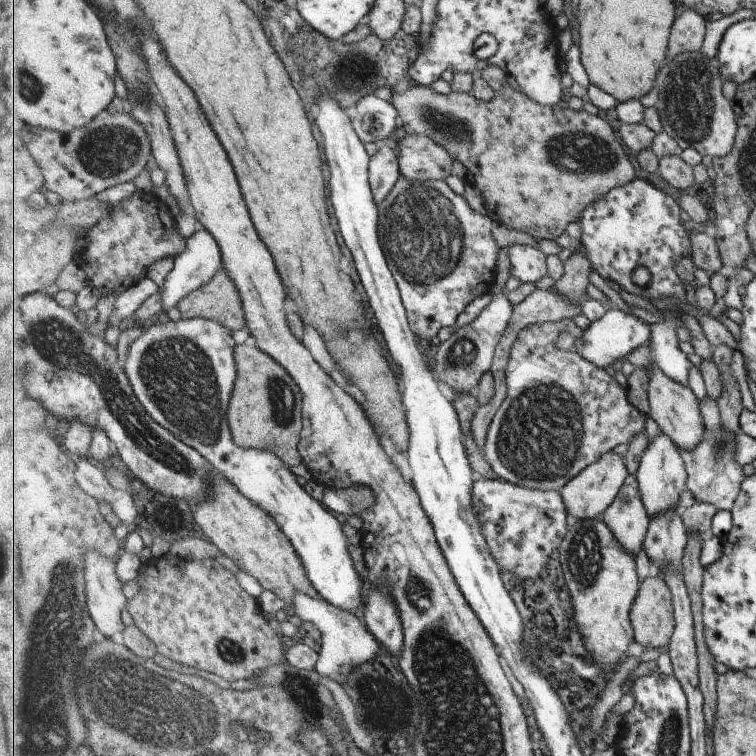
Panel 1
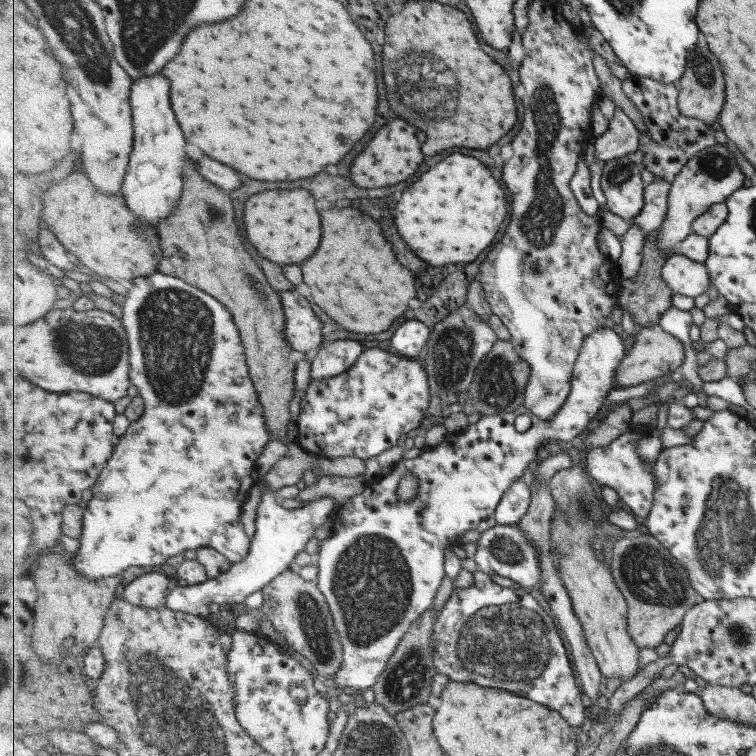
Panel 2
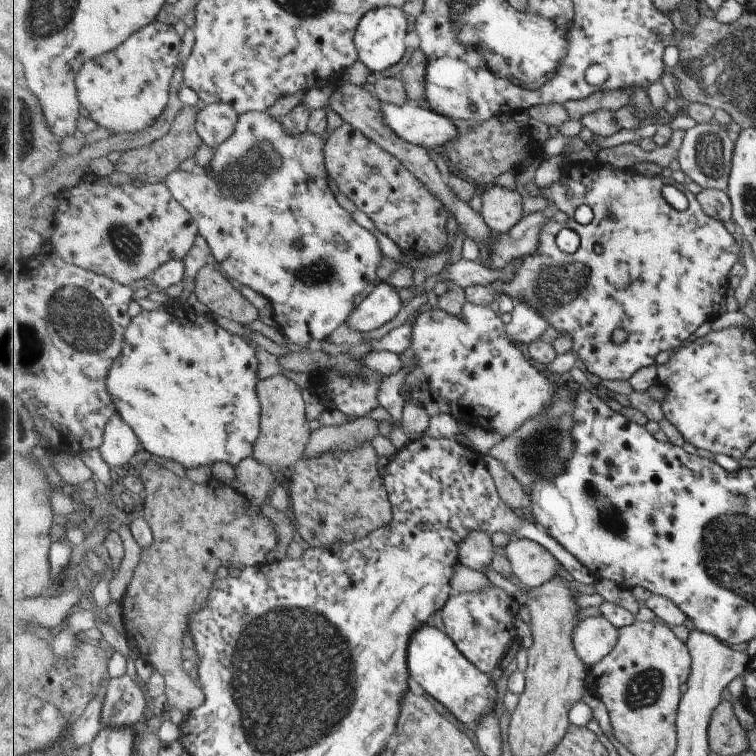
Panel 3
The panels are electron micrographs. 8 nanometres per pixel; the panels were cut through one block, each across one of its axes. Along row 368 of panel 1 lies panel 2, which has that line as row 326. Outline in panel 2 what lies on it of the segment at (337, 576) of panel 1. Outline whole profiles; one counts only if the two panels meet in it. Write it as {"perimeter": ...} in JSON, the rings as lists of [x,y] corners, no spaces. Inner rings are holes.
{"perimeter":[[[159,270],[155,274],[134,279],[128,285],[128,288],[129,291],[122,306],[122,321],[130,340],[130,377],[132,384],[136,385],[140,393],[139,395],[144,401],[144,410],[141,416],[131,423],[127,432],[117,437],[114,455],[111,456],[110,462],[102,470],[98,482],[91,489],[92,498],[84,510],[84,532],[79,537],[80,547],[74,554],[71,554],[71,564],[75,566],[75,570],[83,578],[91,578],[93,580],[121,576],[122,572],[125,572],[131,566],[151,567],[153,570],[149,574],[138,577],[123,587],[120,590],[120,596],[138,607],[162,609],[165,607],[166,600],[170,594],[173,580],[163,574],[159,574],[156,568],[166,563],[169,558],[173,558],[173,556],[177,556],[177,554],[181,554],[185,550],[197,551],[201,547],[216,548],[231,561],[232,565],[241,563],[249,557],[251,538],[247,536],[242,522],[243,506],[250,498],[250,492],[258,482],[258,479],[261,478],[258,469],[258,458],[274,438],[273,434],[270,434],[269,424],[266,423],[266,412],[258,395],[258,389],[254,385],[253,377],[250,375],[250,365],[246,359],[241,332],[231,311],[227,310],[227,306],[223,305],[218,298],[211,296],[210,293],[184,281],[182,277],[171,276],[170,273],[162,273]]]}

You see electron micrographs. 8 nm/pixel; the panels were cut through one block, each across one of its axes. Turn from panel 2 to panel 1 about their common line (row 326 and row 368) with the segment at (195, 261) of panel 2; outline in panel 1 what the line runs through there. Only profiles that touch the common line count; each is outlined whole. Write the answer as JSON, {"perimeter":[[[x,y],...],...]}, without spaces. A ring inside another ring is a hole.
{"perimeter":[[[255,342],[236,345],[238,380],[228,412],[234,441],[242,447],[263,449],[279,455],[287,466],[303,464],[298,444],[302,434],[304,396],[286,367],[270,354],[261,350]]]}

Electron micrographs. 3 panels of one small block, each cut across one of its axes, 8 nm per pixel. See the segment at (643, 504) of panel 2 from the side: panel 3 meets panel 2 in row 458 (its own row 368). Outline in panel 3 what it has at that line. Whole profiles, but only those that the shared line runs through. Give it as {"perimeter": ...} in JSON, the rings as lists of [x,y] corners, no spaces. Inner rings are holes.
{"perimeter":[[[596,160],[570,165],[560,180],[539,189],[539,196],[567,214],[568,221],[565,224],[554,220],[547,222],[540,232],[538,249],[517,259],[519,264],[514,277],[509,282],[497,279],[492,285],[499,294],[505,294],[513,301],[525,301],[543,314],[559,316],[559,320],[549,322],[559,333],[573,337],[573,352],[589,373],[603,380],[629,381],[638,370],[659,364],[671,350],[681,347],[691,334],[695,334],[701,324],[719,315],[717,310],[729,290],[731,268],[737,260],[741,260],[741,250],[736,238],[723,226],[723,220],[708,215],[697,195],[683,188],[674,177],[643,176],[633,170],[620,171],[601,166]],[[667,185],[672,185],[687,196],[689,206],[684,211],[673,208],[663,198],[663,188]],[[583,204],[588,205],[594,214],[593,220],[586,225],[575,220],[575,210]],[[563,228],[573,229],[580,237],[580,246],[572,255],[561,254],[555,244],[555,236]],[[617,328],[623,328],[628,334],[627,340],[618,345],[611,340]]]}

